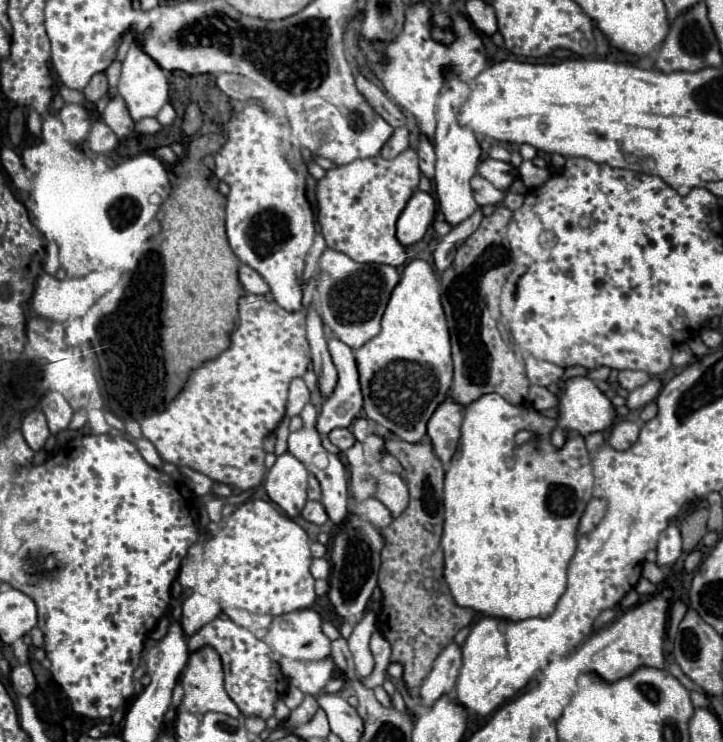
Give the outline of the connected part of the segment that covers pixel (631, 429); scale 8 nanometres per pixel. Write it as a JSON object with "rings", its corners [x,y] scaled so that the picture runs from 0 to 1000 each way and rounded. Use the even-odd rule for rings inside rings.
{"rings":[[[855,567],[855,570],[849,570],[849,575],[846,575],[846,581],[844,581],[841,597],[844,597],[852,608],[866,608],[869,602],[874,602],[874,600],[880,597],[882,584],[885,584],[882,570]]]}

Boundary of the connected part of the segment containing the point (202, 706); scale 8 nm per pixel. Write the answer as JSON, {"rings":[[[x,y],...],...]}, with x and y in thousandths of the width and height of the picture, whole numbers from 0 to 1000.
{"rings":[[[282,872],[271,880],[263,883],[263,891],[257,896],[257,902],[252,904],[252,926],[254,926],[254,945],[252,945],[252,956],[268,964],[282,964],[288,958],[299,958],[299,961],[310,961],[318,966],[335,966],[329,950],[315,939],[315,934],[310,931],[310,907],[307,907],[307,891],[299,883],[296,875]]]}

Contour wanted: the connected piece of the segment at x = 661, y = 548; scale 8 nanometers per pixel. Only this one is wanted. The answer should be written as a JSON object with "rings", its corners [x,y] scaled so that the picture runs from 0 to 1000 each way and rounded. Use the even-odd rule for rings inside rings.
{"rings":[[[935,706],[924,708],[924,713],[913,718],[907,743],[910,743],[910,751],[907,751],[910,761],[927,761],[943,748],[943,721]]]}

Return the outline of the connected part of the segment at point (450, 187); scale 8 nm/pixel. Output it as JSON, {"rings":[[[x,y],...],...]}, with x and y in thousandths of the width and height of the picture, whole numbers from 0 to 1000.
{"rings":[[[614,96],[614,120],[611,120],[611,136],[609,136],[609,166],[603,168],[603,179],[600,179],[600,201],[603,201],[603,263],[606,263],[606,274],[609,282],[617,292],[620,301],[633,303],[642,295],[647,295],[656,284],[658,284],[658,271],[653,265],[653,255],[650,255],[650,239],[661,230],[661,220],[664,220],[664,193],[658,187],[658,179],[650,171],[642,171],[633,166],[631,155],[636,152],[639,142],[647,136],[650,120],[647,112],[636,109],[625,96]]]}

